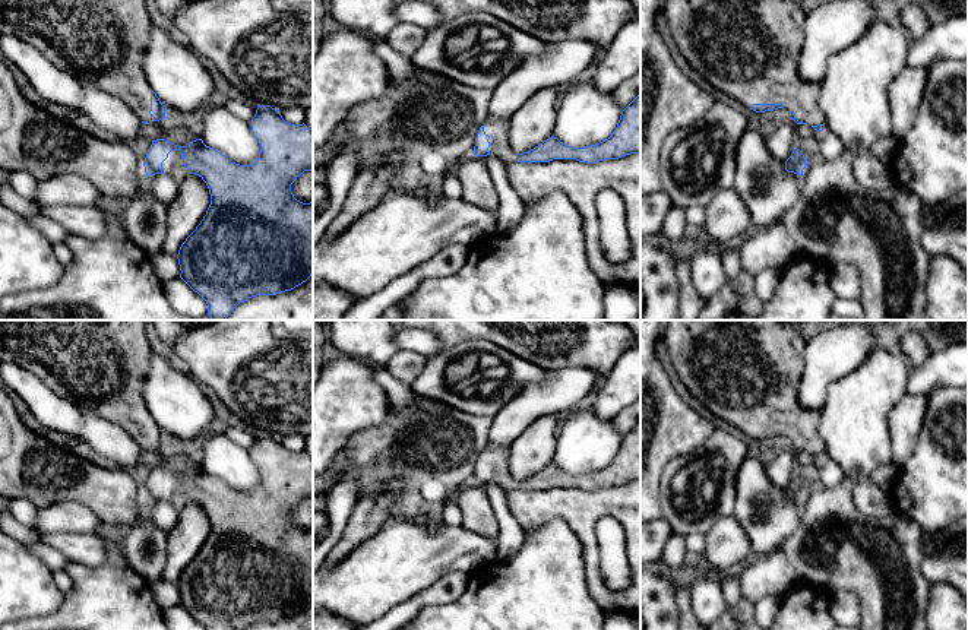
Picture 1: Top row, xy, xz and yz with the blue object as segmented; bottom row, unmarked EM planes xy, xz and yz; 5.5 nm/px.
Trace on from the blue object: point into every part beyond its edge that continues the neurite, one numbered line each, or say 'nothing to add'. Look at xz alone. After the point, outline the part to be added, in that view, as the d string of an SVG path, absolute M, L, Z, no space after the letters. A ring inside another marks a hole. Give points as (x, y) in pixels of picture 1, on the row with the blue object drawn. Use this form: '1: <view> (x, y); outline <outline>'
1: xz (497, 129); outline M487 118L484 132L490 136L490 155L497 156L506 165L516 162L516 152L509 145L509 120Z

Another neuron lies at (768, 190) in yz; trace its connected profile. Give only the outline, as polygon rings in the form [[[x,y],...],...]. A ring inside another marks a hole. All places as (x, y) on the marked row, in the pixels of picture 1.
[[[747,126],[736,153],[733,189],[752,216],[752,229],[782,219],[800,197],[801,175],[788,172],[785,161],[774,158],[765,134]]]

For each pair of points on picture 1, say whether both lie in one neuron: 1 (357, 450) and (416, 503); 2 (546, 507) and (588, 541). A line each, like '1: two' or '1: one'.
1: one
2: one

